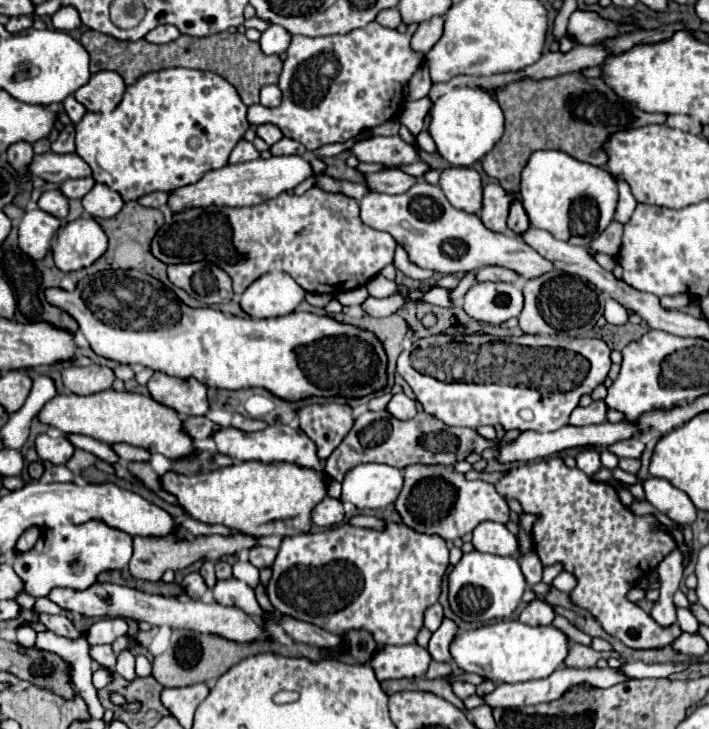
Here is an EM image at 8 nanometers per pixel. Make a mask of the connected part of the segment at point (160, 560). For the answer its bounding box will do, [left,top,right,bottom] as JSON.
[128,530,258,582]

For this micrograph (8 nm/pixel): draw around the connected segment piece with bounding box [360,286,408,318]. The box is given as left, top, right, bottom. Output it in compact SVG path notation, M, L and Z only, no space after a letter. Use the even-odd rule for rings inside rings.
M400 286L400 292L402 294L396 294L396 296L388 296L388 298L372 298L368 296L366 302L360 306L366 314L370 316L376 316L376 318L382 318L382 316L390 316L394 312L398 312L402 308L402 304L408 300L406 298L406 288Z

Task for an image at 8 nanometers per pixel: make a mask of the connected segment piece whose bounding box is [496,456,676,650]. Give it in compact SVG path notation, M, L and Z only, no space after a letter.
M558 456L512 468L496 482L496 490L504 498L516 498L526 514L538 516L532 540L542 566L560 562L566 572L576 576L578 584L570 592L570 600L586 608L610 636L640 650L662 648L674 640L670 628L660 628L650 614L626 598L676 548L674 538L658 528L652 514L636 516L620 502L612 486L592 482L582 470L568 468Z

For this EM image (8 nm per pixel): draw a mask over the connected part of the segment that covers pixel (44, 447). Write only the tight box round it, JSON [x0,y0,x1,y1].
[36,434,74,464]

